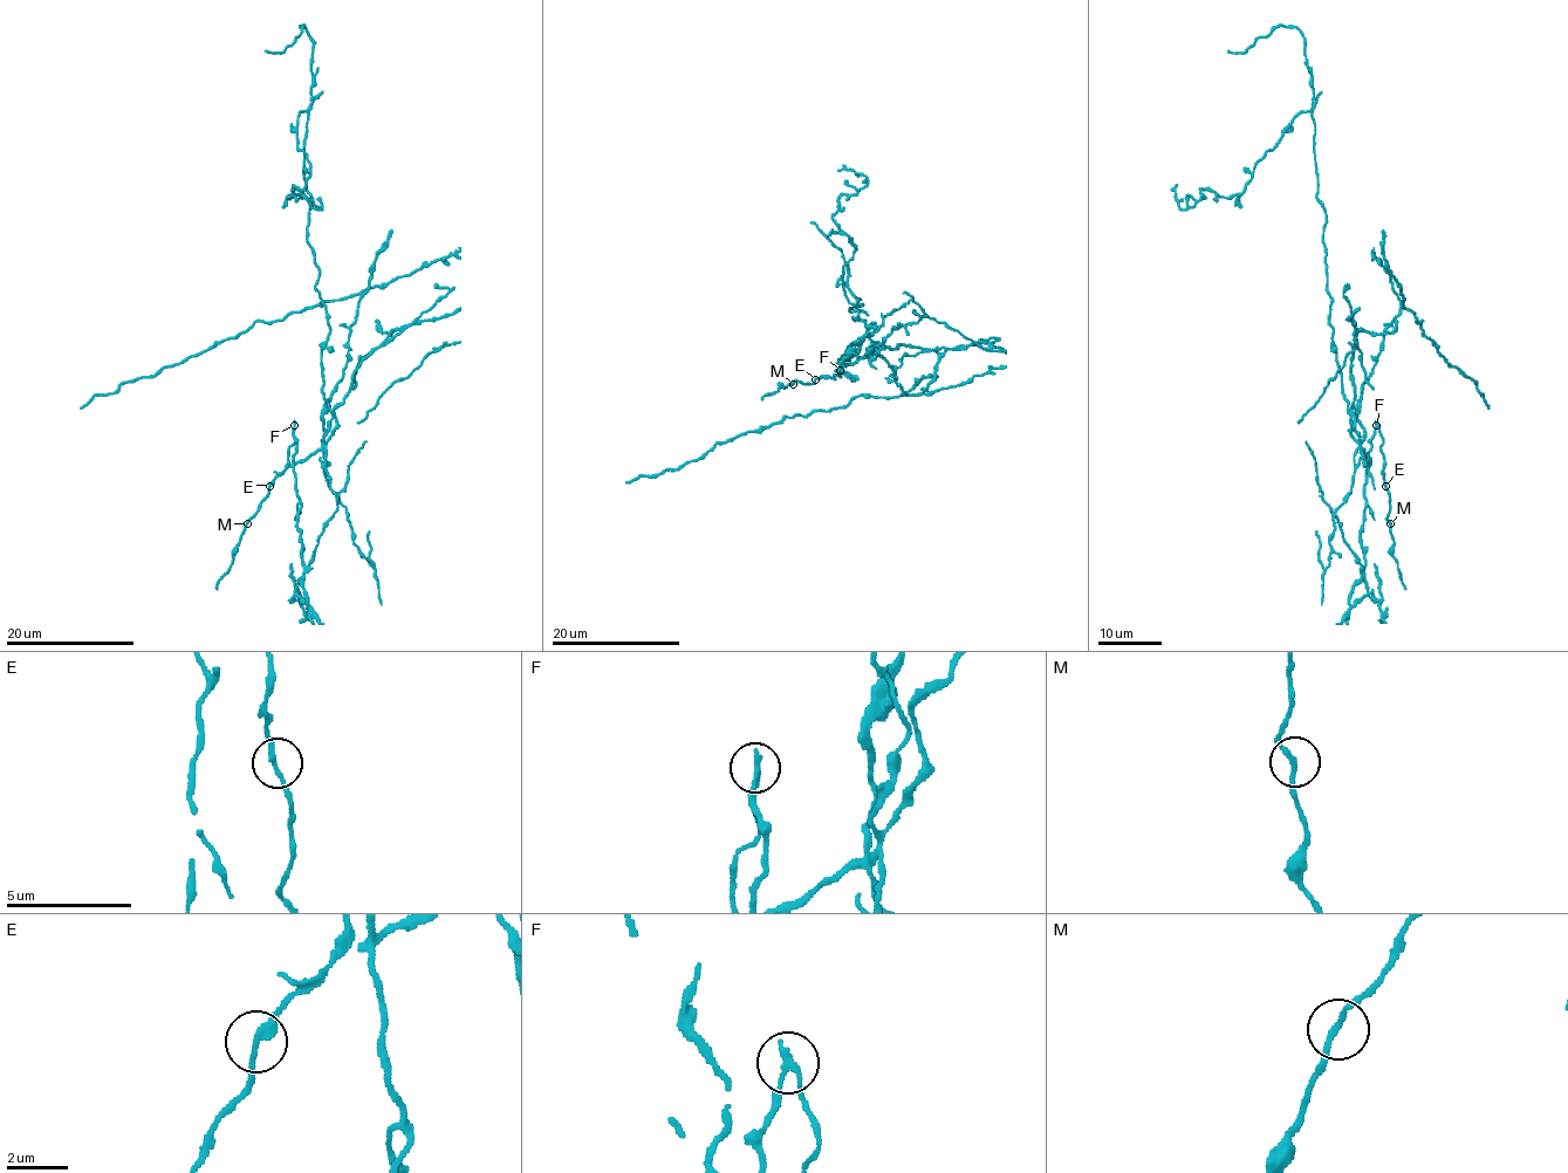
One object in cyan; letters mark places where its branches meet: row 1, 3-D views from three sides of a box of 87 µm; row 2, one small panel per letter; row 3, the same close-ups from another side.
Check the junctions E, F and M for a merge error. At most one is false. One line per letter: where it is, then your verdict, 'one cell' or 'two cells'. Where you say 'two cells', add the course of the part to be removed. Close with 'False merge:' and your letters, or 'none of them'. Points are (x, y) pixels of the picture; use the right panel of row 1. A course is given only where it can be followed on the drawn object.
E: (1385, 486) | one cell
F: (1376, 425) | two cells | (1376, 425), (1370, 462), (1332, 340), (1312, 112), (1240, 194), (1200, 190), (1183, 210), (1176, 185)
M: (1390, 523) | one cell
False merge: F

